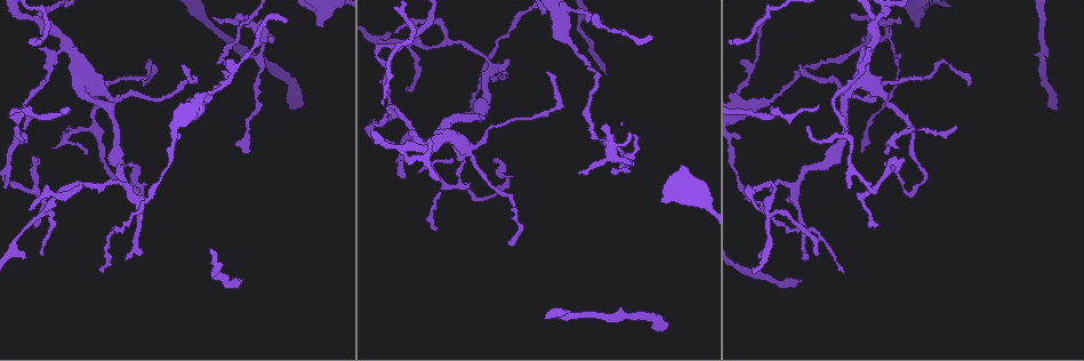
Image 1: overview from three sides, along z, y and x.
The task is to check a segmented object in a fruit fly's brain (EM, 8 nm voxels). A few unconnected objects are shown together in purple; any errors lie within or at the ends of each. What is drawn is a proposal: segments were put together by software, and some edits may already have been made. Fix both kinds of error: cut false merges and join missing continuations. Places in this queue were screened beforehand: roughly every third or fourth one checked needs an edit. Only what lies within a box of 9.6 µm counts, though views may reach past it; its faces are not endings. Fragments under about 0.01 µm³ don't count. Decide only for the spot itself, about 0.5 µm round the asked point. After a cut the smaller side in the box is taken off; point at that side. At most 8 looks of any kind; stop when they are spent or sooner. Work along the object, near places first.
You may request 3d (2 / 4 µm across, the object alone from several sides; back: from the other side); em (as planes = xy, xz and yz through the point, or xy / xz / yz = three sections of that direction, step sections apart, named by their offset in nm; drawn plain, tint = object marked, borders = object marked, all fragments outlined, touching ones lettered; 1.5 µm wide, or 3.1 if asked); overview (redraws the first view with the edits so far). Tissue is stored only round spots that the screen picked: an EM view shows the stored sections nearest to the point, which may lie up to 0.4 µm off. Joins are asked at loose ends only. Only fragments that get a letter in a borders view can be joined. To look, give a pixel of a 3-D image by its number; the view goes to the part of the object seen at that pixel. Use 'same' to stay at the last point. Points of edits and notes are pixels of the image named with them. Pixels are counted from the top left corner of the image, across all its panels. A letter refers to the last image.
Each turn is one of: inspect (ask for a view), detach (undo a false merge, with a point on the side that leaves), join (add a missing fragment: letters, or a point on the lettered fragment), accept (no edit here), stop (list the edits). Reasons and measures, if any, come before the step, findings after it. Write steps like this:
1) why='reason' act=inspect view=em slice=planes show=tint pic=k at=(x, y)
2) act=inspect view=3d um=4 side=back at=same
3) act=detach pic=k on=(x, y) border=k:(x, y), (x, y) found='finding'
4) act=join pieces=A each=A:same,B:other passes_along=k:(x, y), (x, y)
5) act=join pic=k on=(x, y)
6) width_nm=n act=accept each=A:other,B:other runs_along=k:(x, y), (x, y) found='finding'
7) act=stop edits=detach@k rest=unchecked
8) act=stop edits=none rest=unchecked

why='an open end' act=inspect view=em slice=planes show=borders pic=1 at=(269, 38)

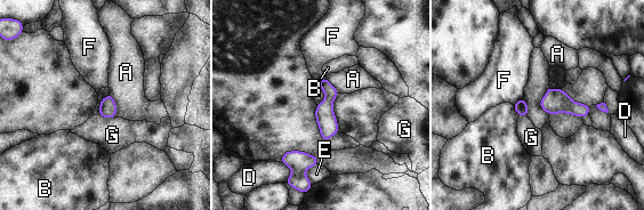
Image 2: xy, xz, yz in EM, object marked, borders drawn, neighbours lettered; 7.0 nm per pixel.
width_nm=140 act=accept each=A:other,B:other,D:other,E:other,F:other,G:other border=2:(98, 115), (114, 118) found='none of them fits'

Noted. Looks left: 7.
why='thin end' act=inspect view=3d um=4 pic=1 at=(33, 229)

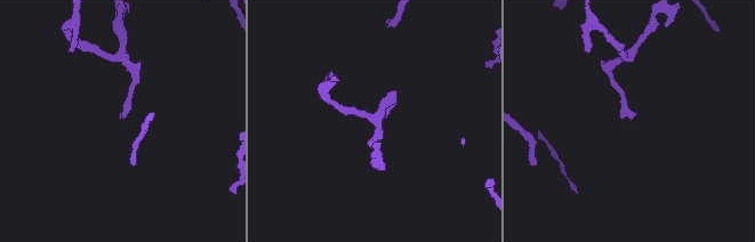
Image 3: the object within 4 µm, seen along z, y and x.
why='shape alone is not enough' act=inspect view=em slice=planes show=tint pic=3 at=(119, 118)

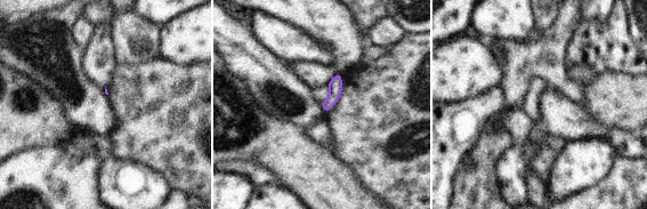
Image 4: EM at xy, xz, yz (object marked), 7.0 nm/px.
why='what lies round it' act=inspect view=em slice=planes show=borders at=same

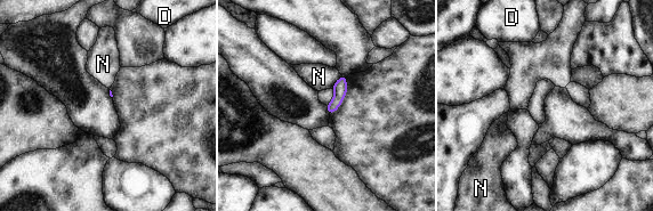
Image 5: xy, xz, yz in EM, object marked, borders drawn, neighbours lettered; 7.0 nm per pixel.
act=accept each=D:other,N:other border=5:(341, 75), (330, 88) found='none of them fits'

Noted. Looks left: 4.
act=inspect view=3d um=4 pic=1 at=(29, 210)

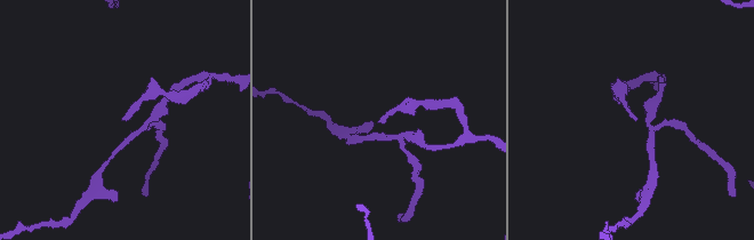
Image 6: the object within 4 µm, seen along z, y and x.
act=inspect view=em slice=planes show=borders pic=6 at=(636, 119)

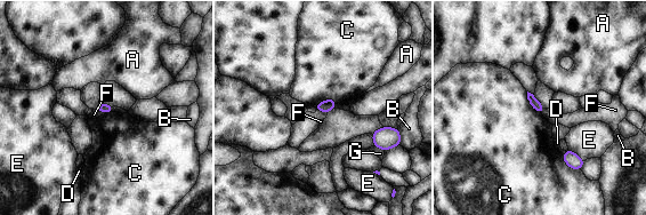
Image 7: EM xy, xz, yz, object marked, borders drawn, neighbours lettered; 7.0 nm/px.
act=accept each=A:other,B:other,C:other,D:other,E:other,F:other,G:other border=7:(95, 109), (105, 113) found='none of them fits'

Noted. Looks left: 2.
why='long arm stops here' act=inspect view=em slice=planes show=borders pic=1 at=(549, 74)

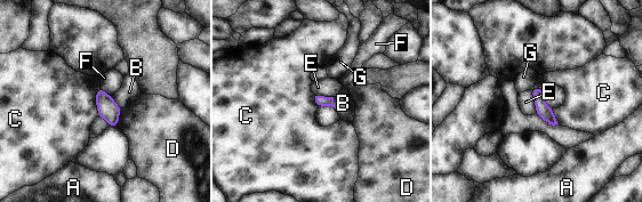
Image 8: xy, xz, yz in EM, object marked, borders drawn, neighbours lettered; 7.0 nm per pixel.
longest_contact=C:220nm act=accept each=A:other,B:other,C:other,D:other,E:other,F:other,G:other border=8:(99, 86), (96, 91), (97, 116) found='none of them fits'

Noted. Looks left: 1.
act=stop edits=none rest=unchecked

